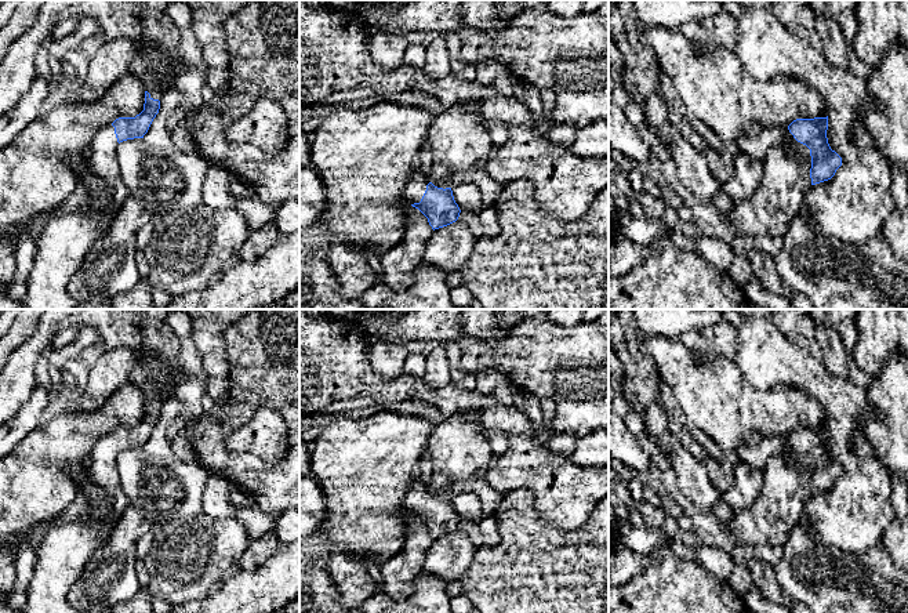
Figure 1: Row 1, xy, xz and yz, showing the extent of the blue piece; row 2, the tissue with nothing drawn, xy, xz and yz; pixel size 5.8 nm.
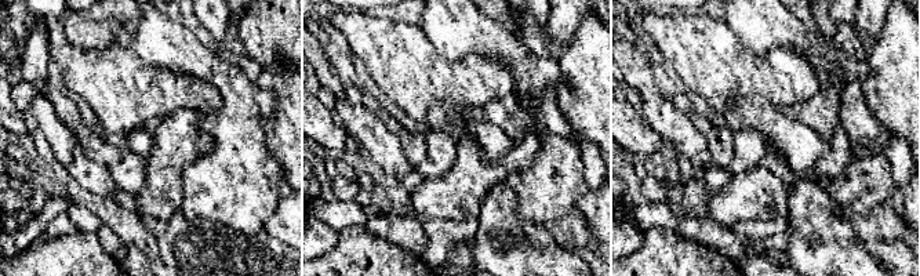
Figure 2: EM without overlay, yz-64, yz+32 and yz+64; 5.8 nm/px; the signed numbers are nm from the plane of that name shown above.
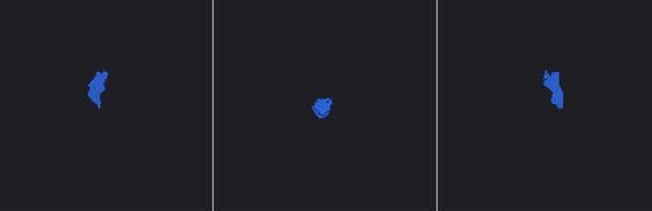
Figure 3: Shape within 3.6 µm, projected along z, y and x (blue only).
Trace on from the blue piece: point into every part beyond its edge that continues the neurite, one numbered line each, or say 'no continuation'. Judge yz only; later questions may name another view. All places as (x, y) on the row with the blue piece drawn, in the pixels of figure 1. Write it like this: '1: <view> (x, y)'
1: yz (785, 180)

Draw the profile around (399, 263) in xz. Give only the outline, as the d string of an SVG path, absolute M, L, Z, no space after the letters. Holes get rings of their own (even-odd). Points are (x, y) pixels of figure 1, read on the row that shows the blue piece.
M406 204L406 232L403 239L381 255L384 284L393 291L404 291L414 280L415 269L424 264L425 247L433 233L428 218L411 204Z

